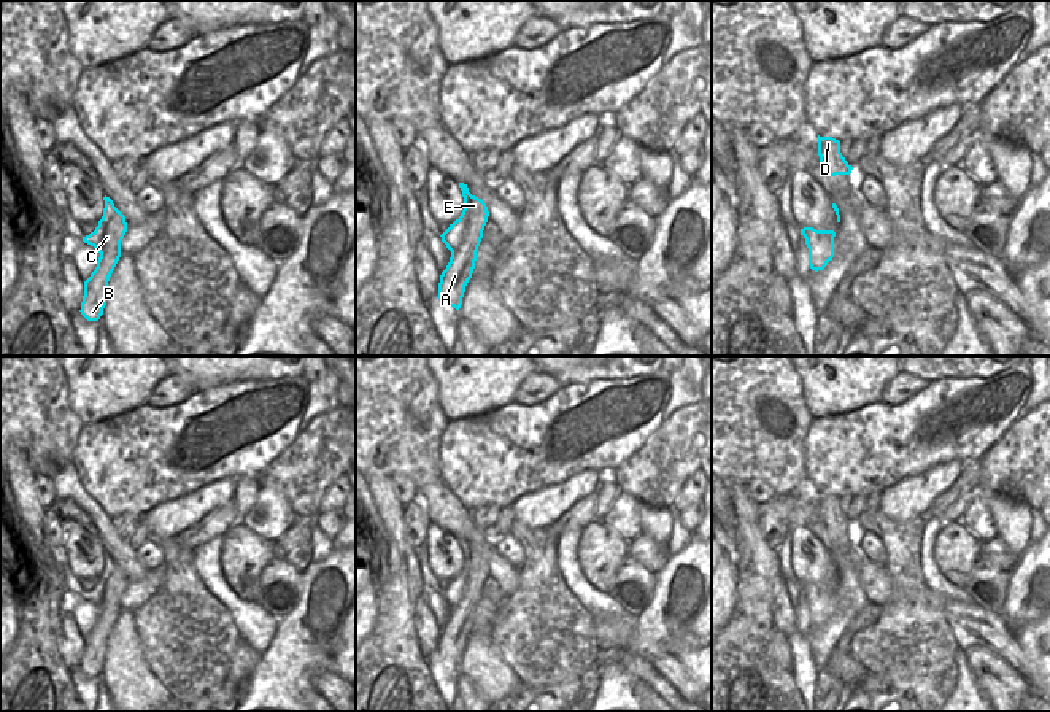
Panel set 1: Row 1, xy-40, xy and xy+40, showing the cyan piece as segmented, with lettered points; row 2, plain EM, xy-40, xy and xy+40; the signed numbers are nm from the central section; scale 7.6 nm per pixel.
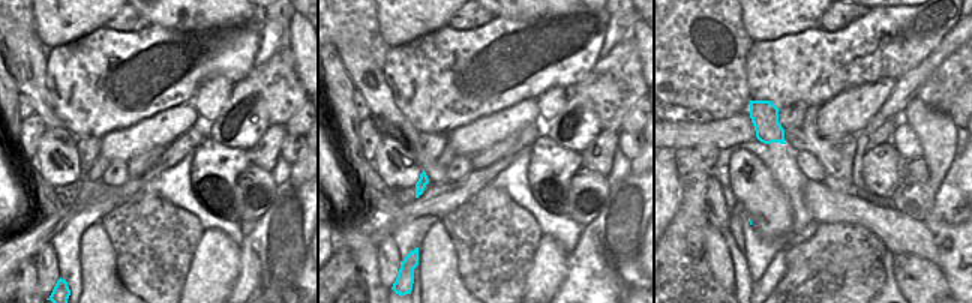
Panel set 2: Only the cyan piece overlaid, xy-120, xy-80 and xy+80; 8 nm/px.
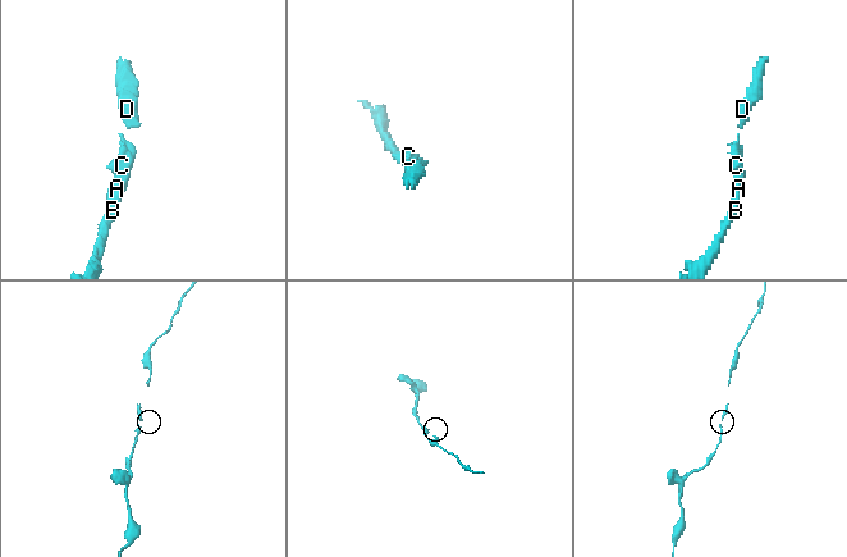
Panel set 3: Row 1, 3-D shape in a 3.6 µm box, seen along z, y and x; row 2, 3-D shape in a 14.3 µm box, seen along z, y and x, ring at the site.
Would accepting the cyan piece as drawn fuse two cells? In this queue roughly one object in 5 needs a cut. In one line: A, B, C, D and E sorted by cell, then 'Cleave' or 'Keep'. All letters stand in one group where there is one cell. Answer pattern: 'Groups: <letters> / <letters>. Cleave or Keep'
Groups: A B C D E. Keep

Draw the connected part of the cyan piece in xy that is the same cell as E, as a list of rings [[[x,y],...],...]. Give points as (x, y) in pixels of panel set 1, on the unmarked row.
[[[459,539],[464,553],[461,572],[440,591],[451,607],[450,618],[440,631],[438,655],[456,666],[462,661],[465,642],[472,634],[477,607],[488,578],[486,559],[469,548],[467,540]]]

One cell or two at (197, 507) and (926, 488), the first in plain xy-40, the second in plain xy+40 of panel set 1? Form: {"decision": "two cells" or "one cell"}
{"decision": "one cell"}

